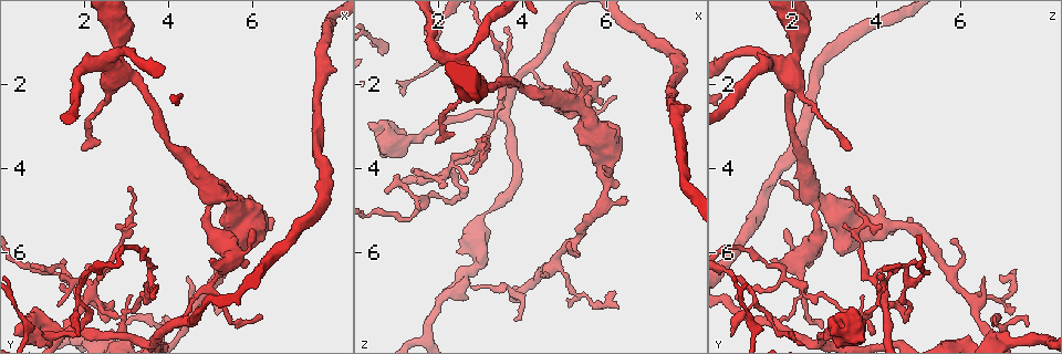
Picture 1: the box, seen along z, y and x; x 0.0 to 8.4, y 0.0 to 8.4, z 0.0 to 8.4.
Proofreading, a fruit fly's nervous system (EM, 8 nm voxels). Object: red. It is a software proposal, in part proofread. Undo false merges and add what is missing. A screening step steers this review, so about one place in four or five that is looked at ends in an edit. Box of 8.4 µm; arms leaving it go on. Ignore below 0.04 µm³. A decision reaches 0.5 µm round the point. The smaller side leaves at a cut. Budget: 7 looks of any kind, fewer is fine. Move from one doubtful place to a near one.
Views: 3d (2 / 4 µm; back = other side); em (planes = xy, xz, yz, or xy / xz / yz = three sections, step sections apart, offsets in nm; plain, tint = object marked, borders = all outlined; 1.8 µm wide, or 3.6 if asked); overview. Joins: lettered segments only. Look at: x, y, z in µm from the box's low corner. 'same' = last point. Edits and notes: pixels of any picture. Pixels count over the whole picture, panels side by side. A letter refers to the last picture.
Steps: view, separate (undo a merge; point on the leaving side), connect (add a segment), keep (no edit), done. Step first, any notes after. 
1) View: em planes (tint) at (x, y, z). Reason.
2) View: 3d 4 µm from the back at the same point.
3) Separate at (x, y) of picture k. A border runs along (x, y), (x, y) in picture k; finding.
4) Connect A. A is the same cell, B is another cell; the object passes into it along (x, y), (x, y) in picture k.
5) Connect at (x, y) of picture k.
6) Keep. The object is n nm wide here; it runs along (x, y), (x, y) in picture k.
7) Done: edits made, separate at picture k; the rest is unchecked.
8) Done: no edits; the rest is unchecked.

View: em planes (tint) at (1.35, 7.85, 3.35). Arms part here.

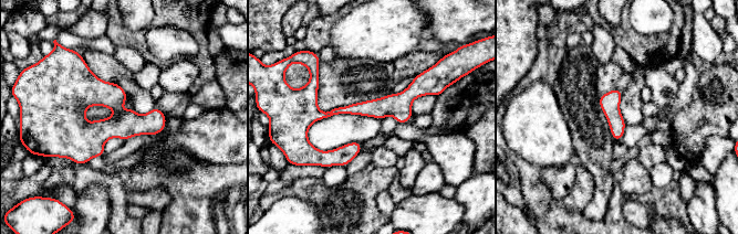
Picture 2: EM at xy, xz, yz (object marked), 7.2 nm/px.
View: em planes (borders) at the same point.

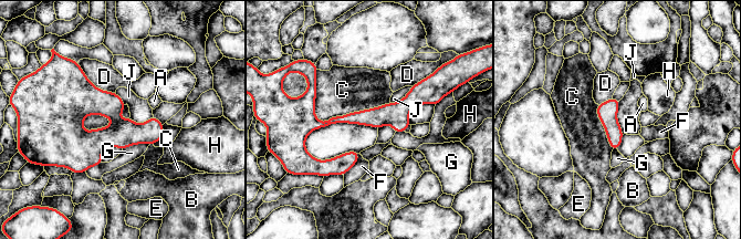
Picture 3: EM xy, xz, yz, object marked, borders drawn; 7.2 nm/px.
Keep. A, B, C, D, E, F, G, H and J are other cells; a border runs along (411, 86), (404, 96), (390, 103) in picture 3; all the same neuron.

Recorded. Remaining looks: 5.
View: 3d 4 µm at (5.05, 4.65, 2.45). Thick turns thin.

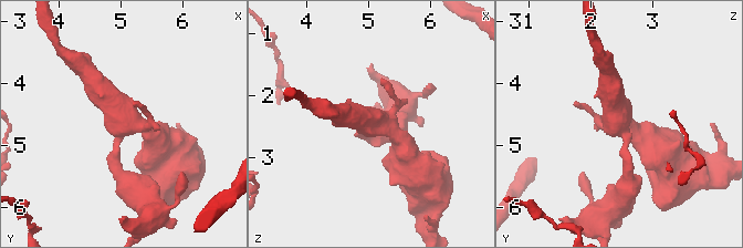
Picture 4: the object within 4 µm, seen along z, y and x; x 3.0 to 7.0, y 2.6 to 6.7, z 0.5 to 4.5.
View: em planes (tint) at (5.10, 4.65, 2.45). Need the tissue.

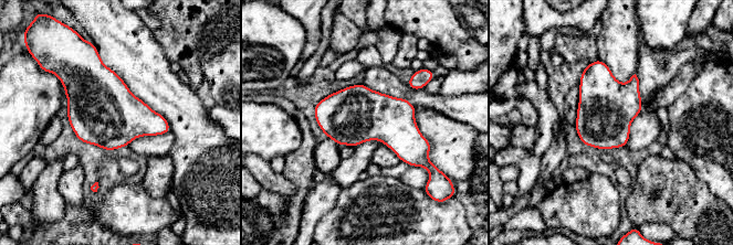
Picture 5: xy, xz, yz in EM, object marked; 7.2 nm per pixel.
View: em planes (borders) at the same point. See the neighbours.

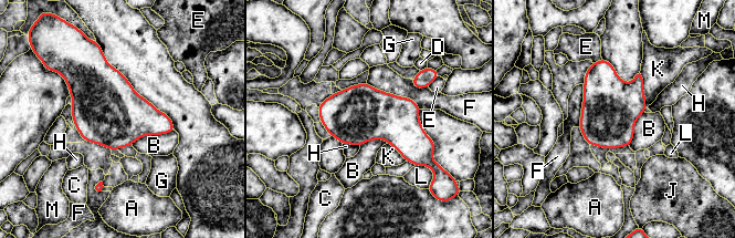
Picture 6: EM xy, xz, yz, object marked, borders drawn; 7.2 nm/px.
Keep. A, B, C, D, E, F, G, H, J, K, L and M are other cells; a border runs along (174, 130), (143, 135), (132, 145) in picture 6; one neuron here.

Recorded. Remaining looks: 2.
View: 3d 2 µm from the back at (4.15, 7.70, 1.65). A narrow waist.

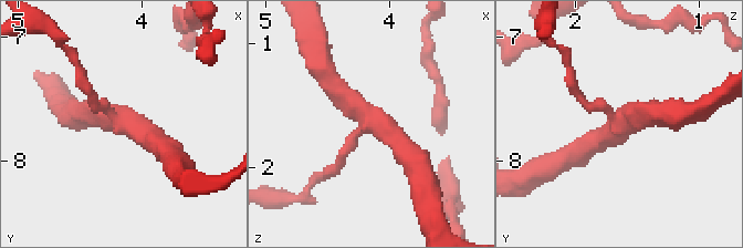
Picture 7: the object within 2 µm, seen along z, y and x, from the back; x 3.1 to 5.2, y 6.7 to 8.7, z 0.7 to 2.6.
View: em planes (borders) at (4.18, 7.66, 1.64). Now the EM.

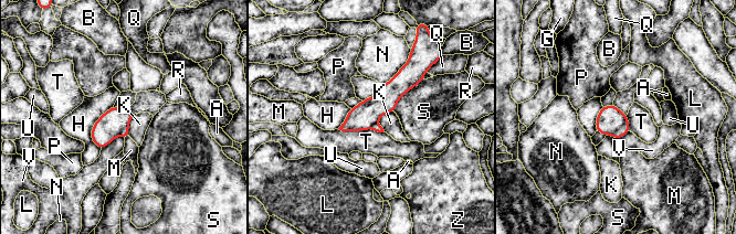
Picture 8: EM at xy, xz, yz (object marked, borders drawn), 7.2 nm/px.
Separate at (610, 118) of picture 8. The longest contact is with H, 340 nm; A, B, G, H, K, L, M, N, P, Q, R, S, T, U, V and Z are other cells; two neurons meet here.

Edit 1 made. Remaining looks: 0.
Done: edits made, separate at picture 8; the rest is unchecked.

